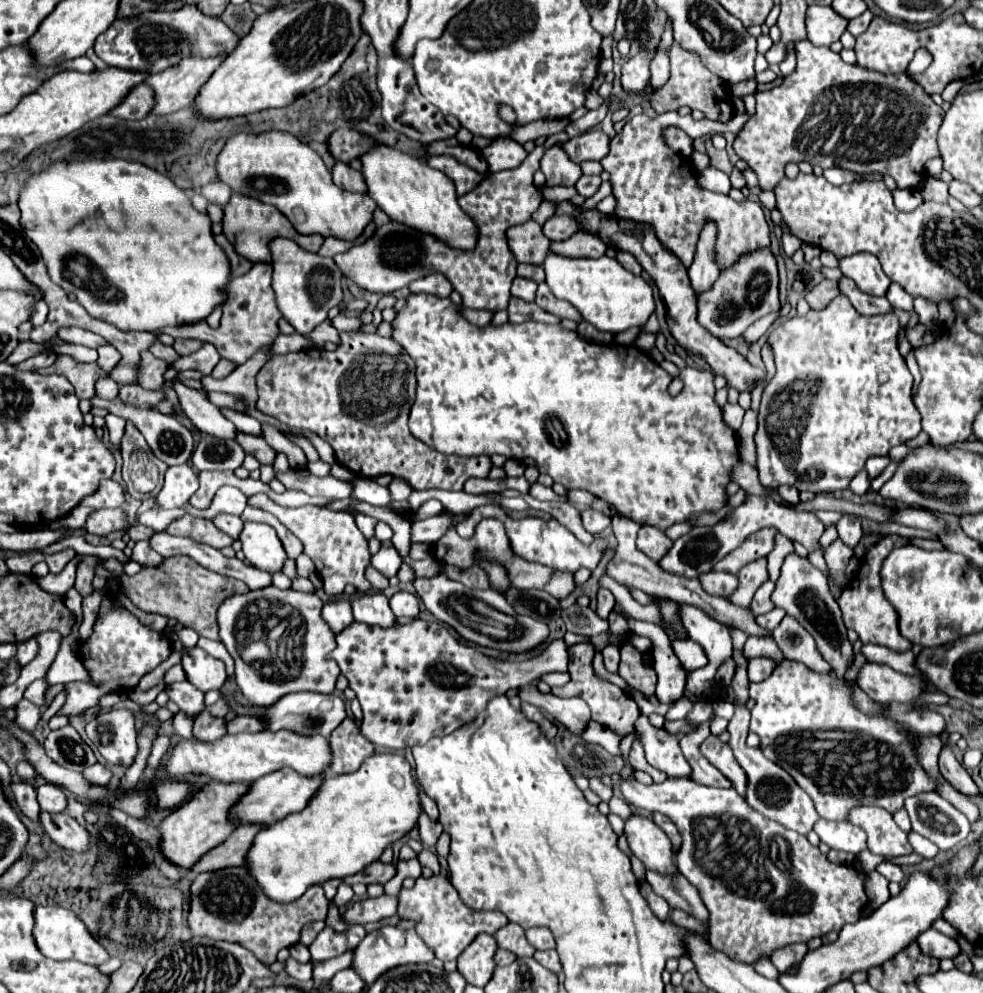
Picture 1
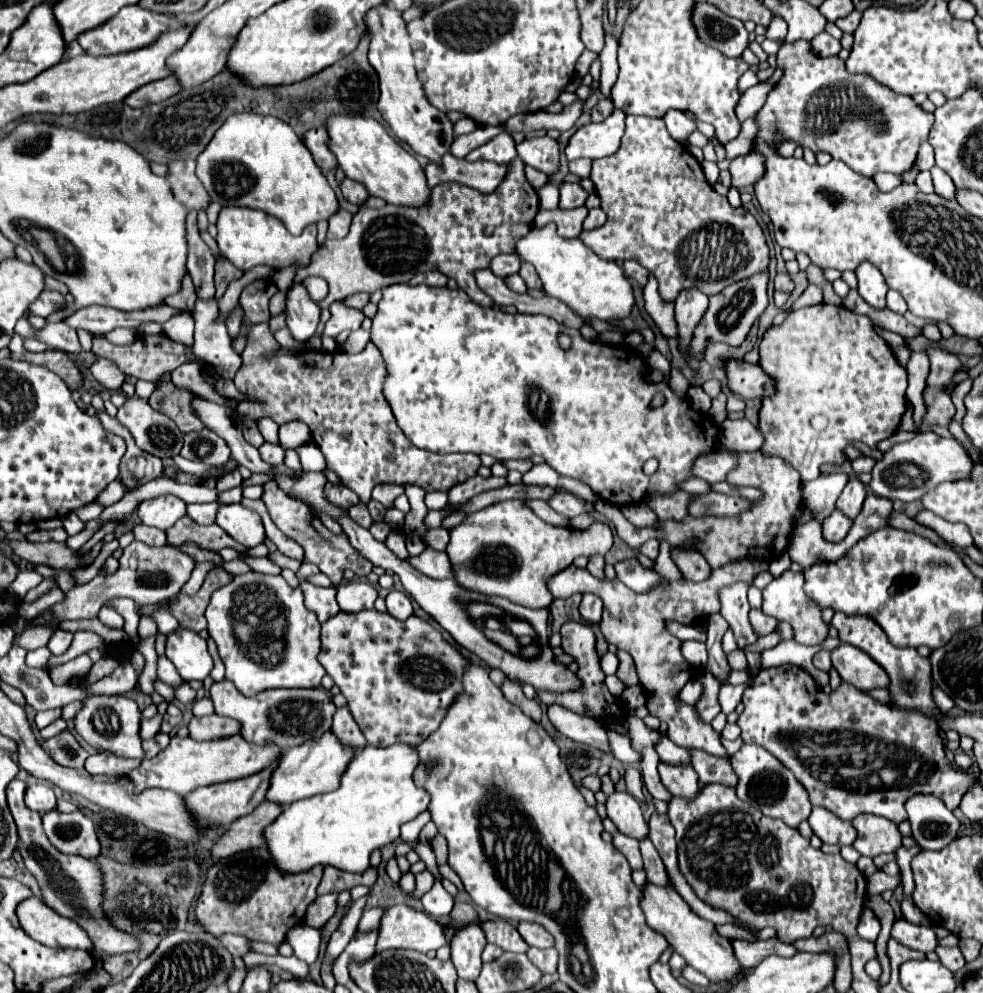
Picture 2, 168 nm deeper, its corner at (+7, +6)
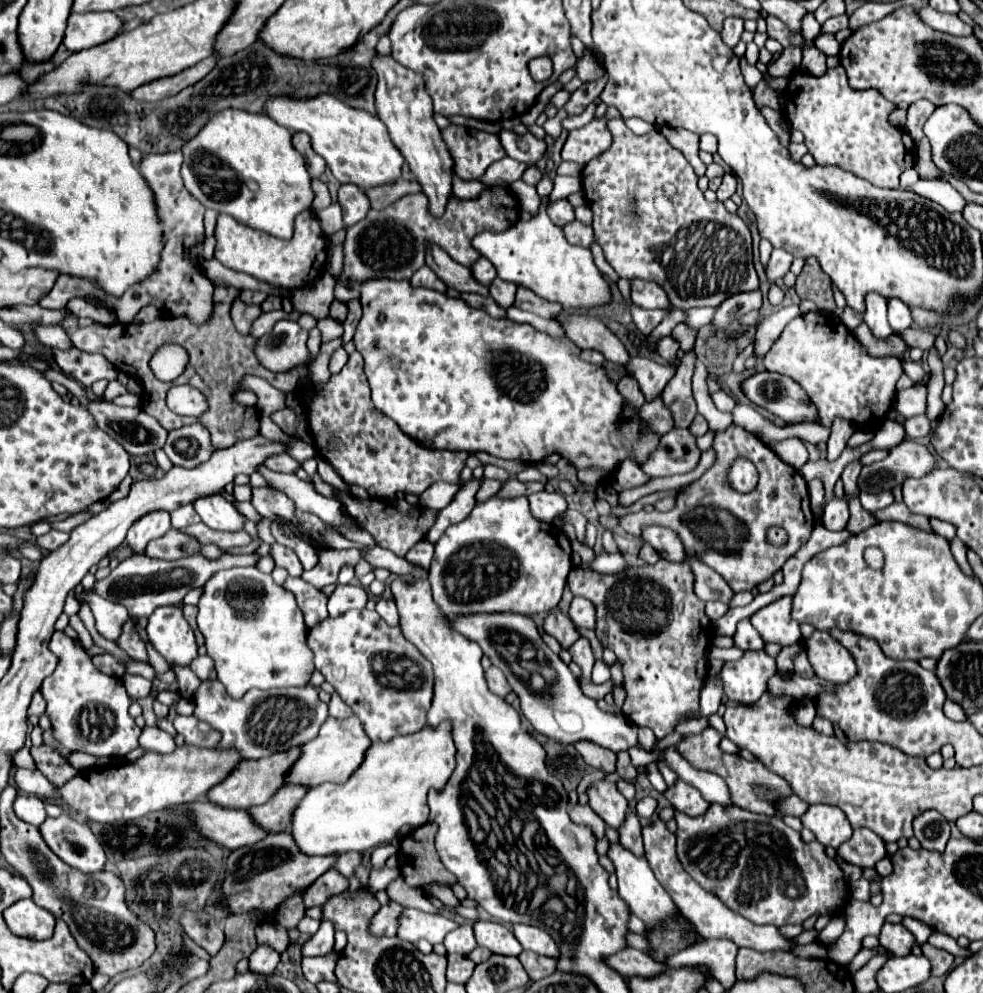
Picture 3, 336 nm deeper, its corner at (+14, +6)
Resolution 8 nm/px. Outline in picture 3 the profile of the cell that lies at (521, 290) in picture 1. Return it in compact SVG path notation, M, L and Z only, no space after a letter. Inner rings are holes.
M494 278L488 290L490 290L490 296L494 298L494 302L500 308L510 308L514 304L514 296L516 296L516 286L514 284L508 284L504 280Z

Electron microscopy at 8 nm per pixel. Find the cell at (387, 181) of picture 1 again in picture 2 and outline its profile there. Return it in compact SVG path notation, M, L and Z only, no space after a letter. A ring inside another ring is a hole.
M337 114L327 120L327 130L329 148L337 156L345 176L361 182L371 196L383 198L387 204L407 208L423 208L431 202L431 188L421 164L385 130L383 124L373 118Z

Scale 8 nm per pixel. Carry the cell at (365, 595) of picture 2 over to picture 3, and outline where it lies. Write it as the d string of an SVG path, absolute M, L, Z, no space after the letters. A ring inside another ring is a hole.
M356 584L336 586L336 590L330 594L328 600L328 612L332 618L336 618L350 608L364 608L366 602L368 602L368 592L362 586Z

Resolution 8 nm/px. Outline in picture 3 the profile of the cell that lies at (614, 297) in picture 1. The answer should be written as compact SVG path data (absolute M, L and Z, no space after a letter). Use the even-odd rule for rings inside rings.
M544 208L538 212L538 216L530 218L528 222L516 222L504 232L480 232L472 240L472 246L480 256L492 262L498 278L532 290L544 300L560 302L564 308L598 306L612 300L610 286L596 268L592 252L588 248L570 244L564 238L562 228L548 220Z

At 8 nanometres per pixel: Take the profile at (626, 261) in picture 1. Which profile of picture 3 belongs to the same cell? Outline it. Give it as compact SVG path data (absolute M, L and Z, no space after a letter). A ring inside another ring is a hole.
M632 280L632 302L642 308L658 308L658 310L672 308L666 292L658 284L646 280Z

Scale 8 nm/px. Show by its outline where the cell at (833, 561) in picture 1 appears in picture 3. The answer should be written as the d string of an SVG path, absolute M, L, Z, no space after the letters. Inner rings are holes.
M834 498L826 504L824 508L824 516L822 516L822 524L828 530L844 530L848 524L848 502L846 498Z

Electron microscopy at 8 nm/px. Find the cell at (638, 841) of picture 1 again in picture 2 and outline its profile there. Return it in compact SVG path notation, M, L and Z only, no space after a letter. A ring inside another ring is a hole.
M613 792L607 798L607 816L617 826L617 830L629 838L645 840L649 836L647 820L643 818L639 802L627 792Z

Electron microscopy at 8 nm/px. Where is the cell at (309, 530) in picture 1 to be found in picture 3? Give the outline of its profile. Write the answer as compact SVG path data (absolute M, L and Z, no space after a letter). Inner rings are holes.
M316 544L316 550L320 554L320 562L310 572L304 572L302 580L310 582L318 590L322 590L324 586L336 584L340 568L346 566L346 564L356 566L358 560L360 560L358 550L328 550L328 548L318 546L318 544Z

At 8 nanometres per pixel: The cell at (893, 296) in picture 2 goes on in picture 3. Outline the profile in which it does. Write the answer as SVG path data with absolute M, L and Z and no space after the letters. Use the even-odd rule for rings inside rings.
M888 300L888 322L890 322L890 328L892 328L892 334L898 336L900 332L904 332L906 328L912 326L912 316L910 316L910 310L904 302L900 300Z

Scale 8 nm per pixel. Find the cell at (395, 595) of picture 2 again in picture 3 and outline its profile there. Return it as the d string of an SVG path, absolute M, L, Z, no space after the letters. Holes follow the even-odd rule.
M378 600L376 604L376 610L378 614L382 616L382 620L390 626L398 626L398 610L394 608L394 600Z

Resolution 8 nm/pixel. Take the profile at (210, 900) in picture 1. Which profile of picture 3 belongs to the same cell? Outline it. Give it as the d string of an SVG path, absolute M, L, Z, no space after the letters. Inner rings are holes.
M290 832L270 834L258 844L234 850L226 862L226 878L222 882L222 894L226 896L230 914L242 914L252 910L274 914L280 902L284 902L296 890L308 888L318 876L328 872L334 866L336 858L336 854L306 856L304 852L300 852Z

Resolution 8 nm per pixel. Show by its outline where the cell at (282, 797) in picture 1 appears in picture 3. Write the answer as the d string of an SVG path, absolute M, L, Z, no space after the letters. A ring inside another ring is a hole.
M352 714L344 720L338 720L338 718L330 716L326 720L326 724L322 724L318 736L314 740L302 744L302 756L294 764L290 776L286 776L286 782L288 784L290 782L302 784L302 786L308 786L308 788L324 784L324 782L342 784L352 776L352 772L356 772L360 768L370 744L372 744L372 740L364 732L362 722L358 720L358 716Z

